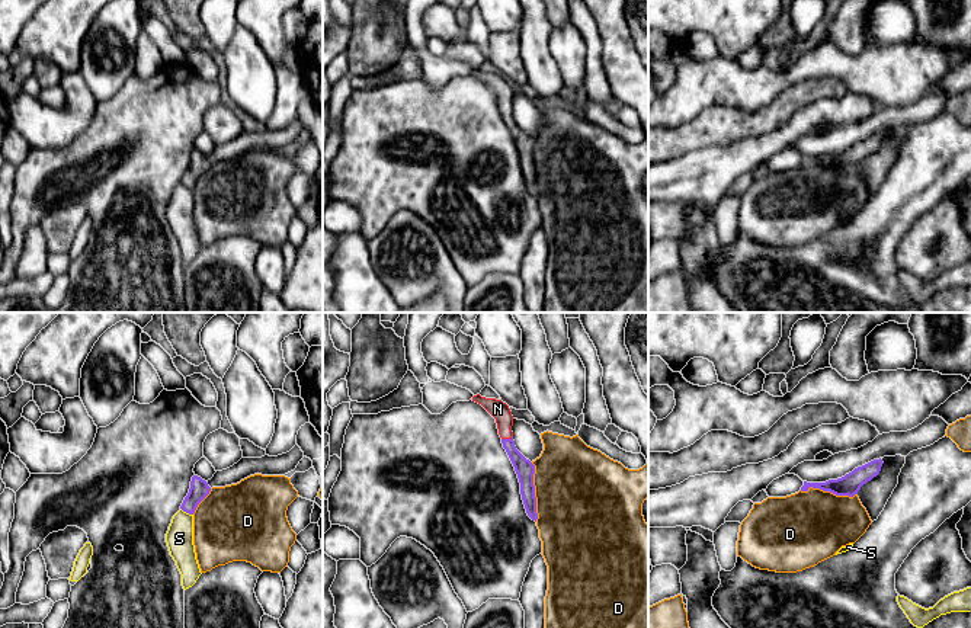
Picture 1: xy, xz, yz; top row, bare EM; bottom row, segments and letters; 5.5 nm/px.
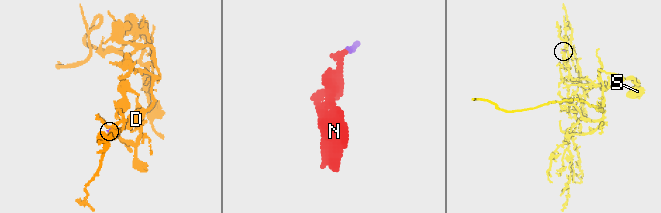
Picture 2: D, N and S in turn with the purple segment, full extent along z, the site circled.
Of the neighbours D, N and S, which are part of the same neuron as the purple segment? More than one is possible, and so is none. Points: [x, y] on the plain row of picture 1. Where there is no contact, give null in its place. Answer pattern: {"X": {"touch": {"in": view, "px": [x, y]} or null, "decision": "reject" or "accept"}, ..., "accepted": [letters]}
{"D": {"touch": {"in": "xz", "px": [534, 166]}, "decision": "reject"}, "N": {"touch": {"in": "xz", "px": [506, 114]}, "decision": "accept"}, "S": {"touch": {"in": "xy", "px": [186, 186]}, "decision": "reject"}, "accepted": ["N"]}

